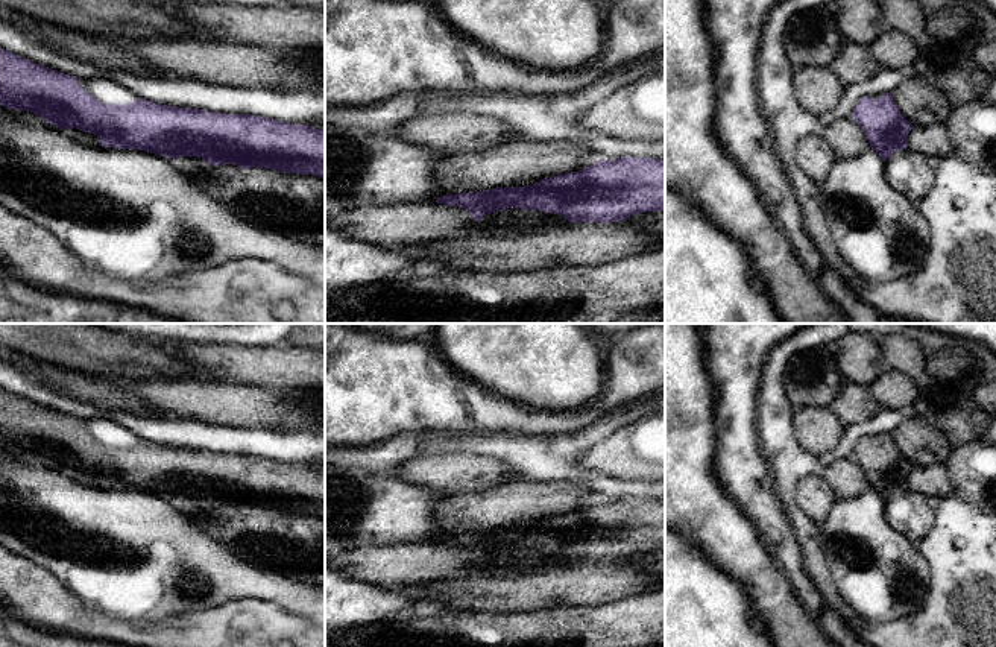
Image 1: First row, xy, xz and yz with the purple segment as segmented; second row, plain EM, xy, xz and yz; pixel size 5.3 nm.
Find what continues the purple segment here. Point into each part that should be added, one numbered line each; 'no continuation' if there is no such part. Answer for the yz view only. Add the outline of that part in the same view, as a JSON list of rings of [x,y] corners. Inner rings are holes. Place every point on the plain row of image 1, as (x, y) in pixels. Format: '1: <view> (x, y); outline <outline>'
no continuation

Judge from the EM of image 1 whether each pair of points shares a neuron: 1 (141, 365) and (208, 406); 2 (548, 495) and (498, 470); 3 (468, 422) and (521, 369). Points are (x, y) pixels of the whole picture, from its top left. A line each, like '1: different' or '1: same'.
1: different
2: different
3: different

